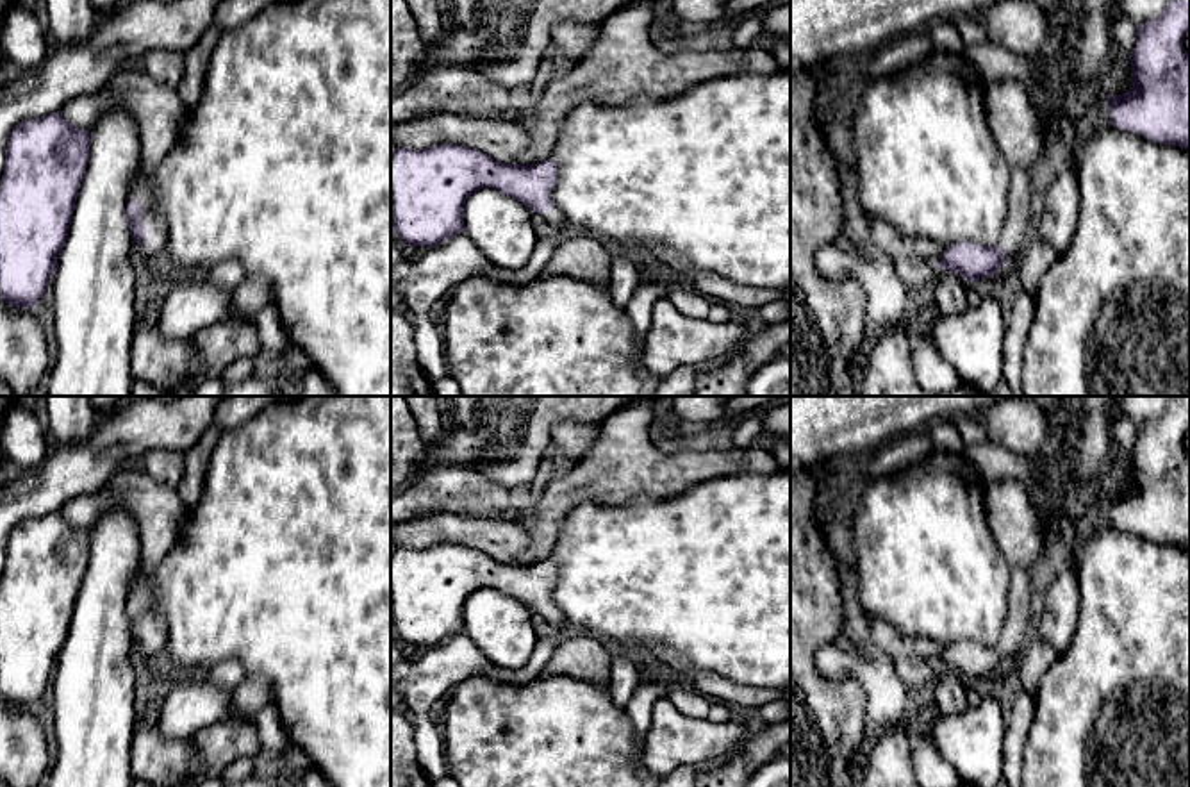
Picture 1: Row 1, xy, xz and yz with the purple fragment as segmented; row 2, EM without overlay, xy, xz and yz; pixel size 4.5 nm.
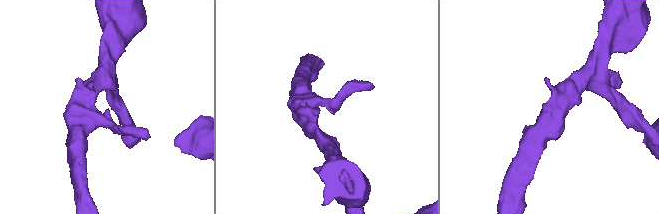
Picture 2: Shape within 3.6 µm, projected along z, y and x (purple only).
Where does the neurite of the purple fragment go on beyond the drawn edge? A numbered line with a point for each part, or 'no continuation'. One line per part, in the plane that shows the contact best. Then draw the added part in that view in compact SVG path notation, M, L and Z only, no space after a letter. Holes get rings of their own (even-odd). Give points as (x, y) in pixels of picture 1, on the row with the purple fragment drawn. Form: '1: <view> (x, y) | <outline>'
1: xy (154, 245) | M139 186L130 191L130 198L139 202L139 212L143 216L143 227L146 228L146 239L143 252L152 262L161 262L166 246L166 221L155 212L155 200L150 186Z

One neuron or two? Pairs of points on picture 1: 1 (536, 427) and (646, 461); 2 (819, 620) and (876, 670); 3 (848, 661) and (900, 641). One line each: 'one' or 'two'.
1: two
2: two
3: two

